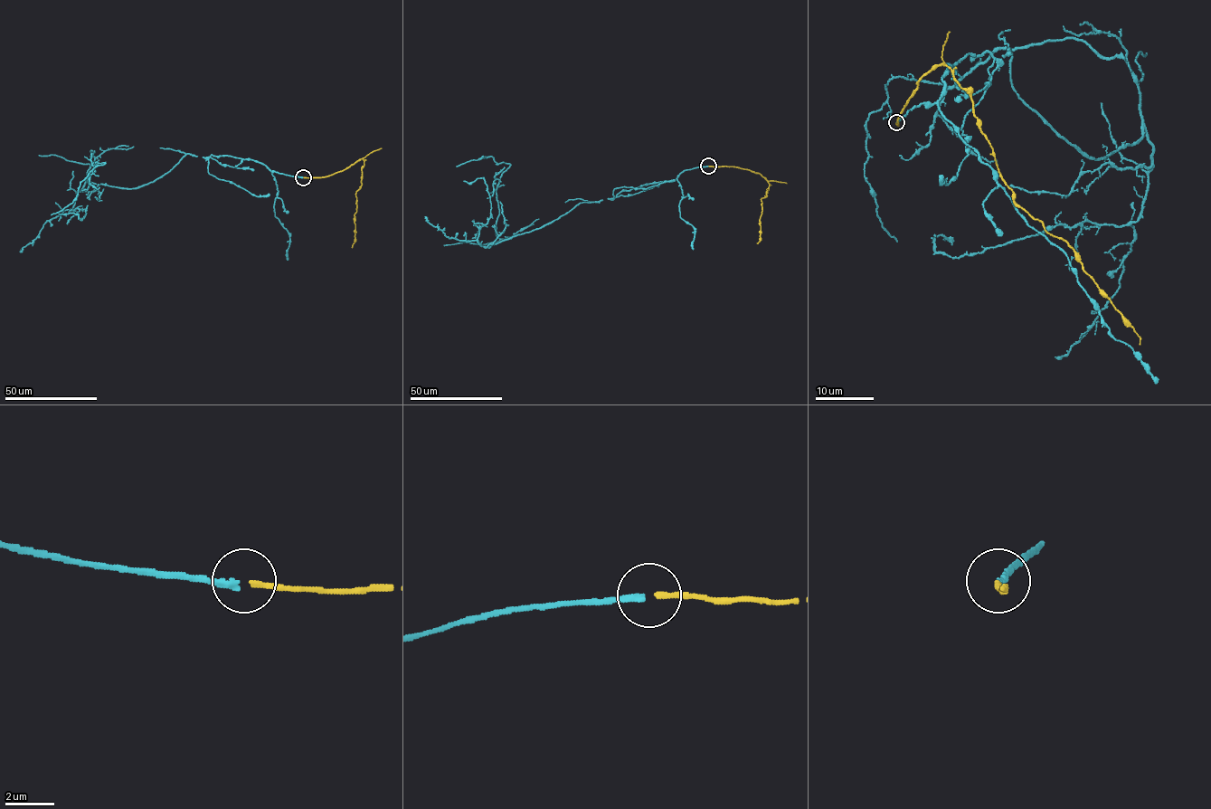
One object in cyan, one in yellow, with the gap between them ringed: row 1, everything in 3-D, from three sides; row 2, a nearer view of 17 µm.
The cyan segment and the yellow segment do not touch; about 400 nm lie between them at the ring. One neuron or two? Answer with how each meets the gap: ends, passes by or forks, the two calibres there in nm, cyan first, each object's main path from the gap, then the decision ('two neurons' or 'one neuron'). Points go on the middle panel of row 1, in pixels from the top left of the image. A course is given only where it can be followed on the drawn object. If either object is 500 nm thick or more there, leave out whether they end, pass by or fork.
cyan ends there; yellow ends there; 240 nm thick on the cyan side, 200 nm on the other; cyan runs (707, 166), (579, 203), (540, 227), (494, 243), (500, 240), (496, 189), (510, 164), (483, 156), (456, 166); yellow runs (709, 166), (747, 169), (760, 173), (769, 184), (767, 195), (761, 199), (760, 241), (757, 242); one neuron

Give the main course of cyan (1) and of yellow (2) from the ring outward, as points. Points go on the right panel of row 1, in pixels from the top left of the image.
1: (896, 123), (1009, 50), (1105, 158), (1139, 85), (1073, 38), (891, 79), (865, 179), (896, 242)
2: (896, 123), (919, 80), (947, 66), (969, 95), (1013, 199), (1074, 251), (1139, 345)

